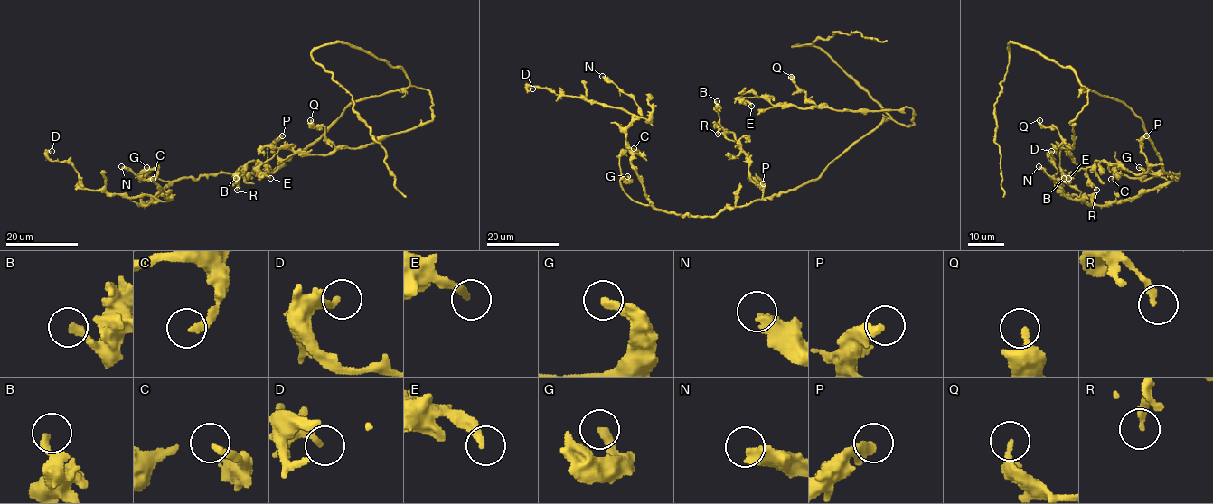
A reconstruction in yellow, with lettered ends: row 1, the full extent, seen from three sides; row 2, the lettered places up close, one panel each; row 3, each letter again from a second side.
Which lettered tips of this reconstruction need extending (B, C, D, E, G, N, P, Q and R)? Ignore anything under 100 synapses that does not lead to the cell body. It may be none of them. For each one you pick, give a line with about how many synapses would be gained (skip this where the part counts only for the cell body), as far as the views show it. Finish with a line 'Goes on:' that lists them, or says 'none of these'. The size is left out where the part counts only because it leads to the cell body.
Goes on: none of these

